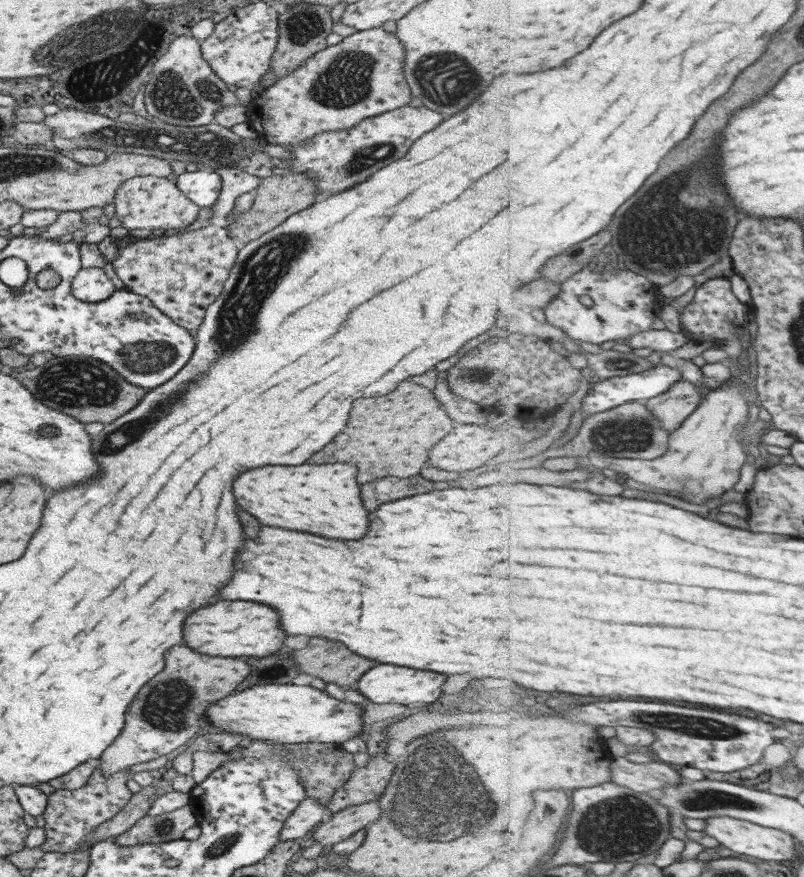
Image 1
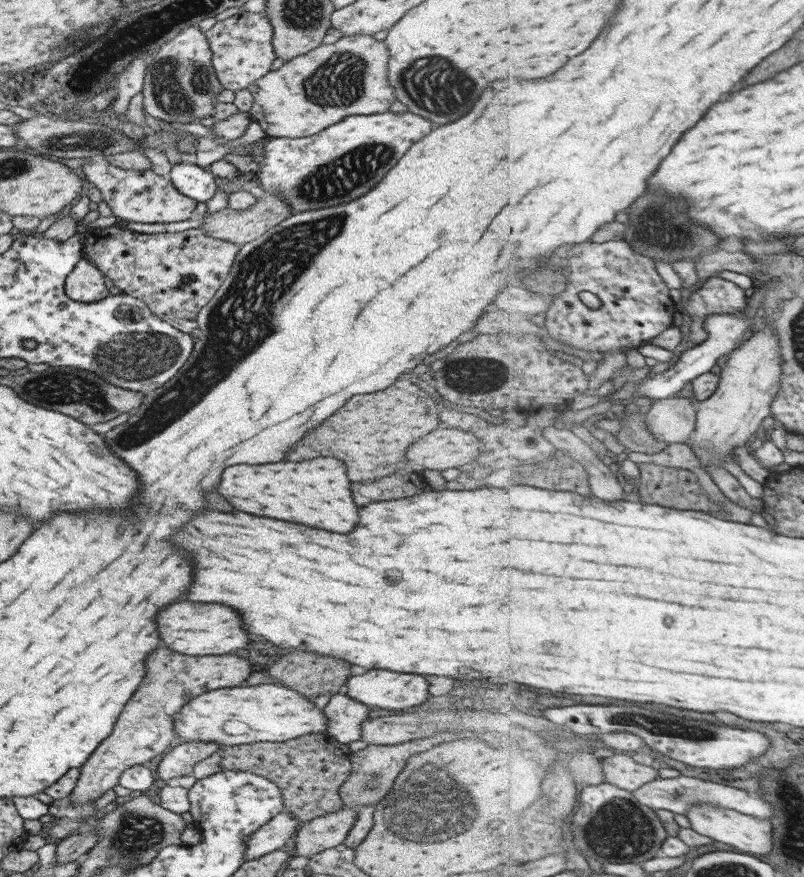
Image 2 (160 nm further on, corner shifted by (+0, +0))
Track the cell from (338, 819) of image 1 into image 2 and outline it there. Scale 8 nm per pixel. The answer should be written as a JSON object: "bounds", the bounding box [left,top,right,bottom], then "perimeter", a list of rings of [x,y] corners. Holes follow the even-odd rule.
{"bounds":[293,806,356,858],"perimeter":[[[346,806],[338,812],[307,821],[295,834],[293,855],[310,858],[343,844],[356,819],[356,808]]]}

